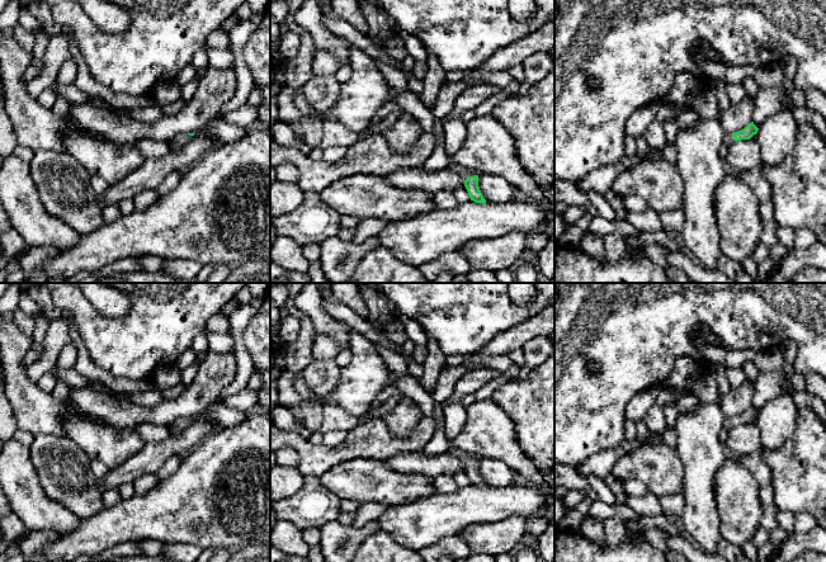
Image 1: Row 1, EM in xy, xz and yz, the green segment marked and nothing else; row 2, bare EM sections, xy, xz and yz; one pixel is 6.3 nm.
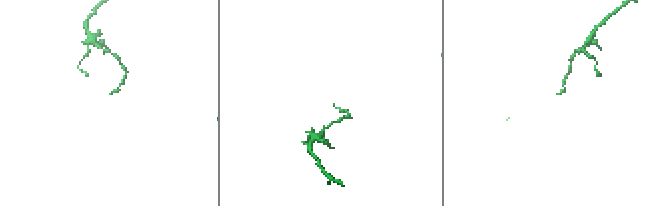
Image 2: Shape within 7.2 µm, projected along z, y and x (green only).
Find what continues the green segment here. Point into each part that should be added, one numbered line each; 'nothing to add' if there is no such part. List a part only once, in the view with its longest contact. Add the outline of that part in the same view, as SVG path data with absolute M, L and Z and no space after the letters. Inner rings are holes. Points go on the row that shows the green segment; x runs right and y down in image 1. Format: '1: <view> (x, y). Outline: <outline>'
1: xz (465, 173). Outline: M449 159L448 169L459 174L464 180L468 179L469 176L477 175L476 171L473 171L468 167L464 167L462 165L452 161L450 159Z

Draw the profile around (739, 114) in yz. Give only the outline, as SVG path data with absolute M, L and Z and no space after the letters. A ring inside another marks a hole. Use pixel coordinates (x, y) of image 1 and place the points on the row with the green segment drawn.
M749 96L742 101L732 103L731 107L719 115L719 121L726 133L735 133L752 122L752 114L754 98Z

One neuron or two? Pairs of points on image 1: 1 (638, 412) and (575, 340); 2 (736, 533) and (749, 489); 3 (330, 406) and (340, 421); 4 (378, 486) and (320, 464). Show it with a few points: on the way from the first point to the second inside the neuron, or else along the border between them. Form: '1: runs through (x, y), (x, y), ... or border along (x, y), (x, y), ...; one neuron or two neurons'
1: border along (655, 385), (629, 400), (626, 418); two neurons
2: runs through (739, 522), (739, 500); one neuron
3: runs through (330, 410), (336, 418); one neuron
4: border along (358, 457), (331, 466), (319, 478); two neurons

